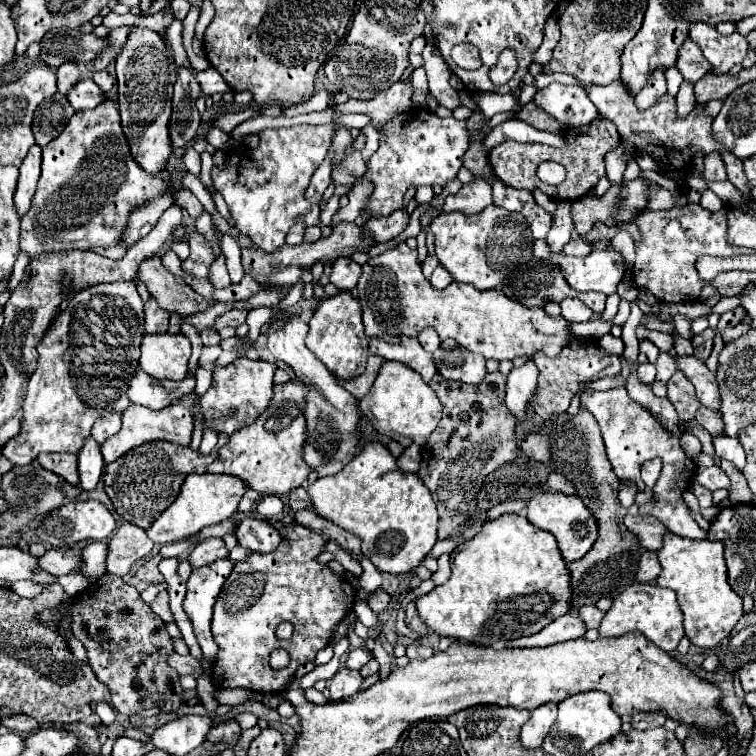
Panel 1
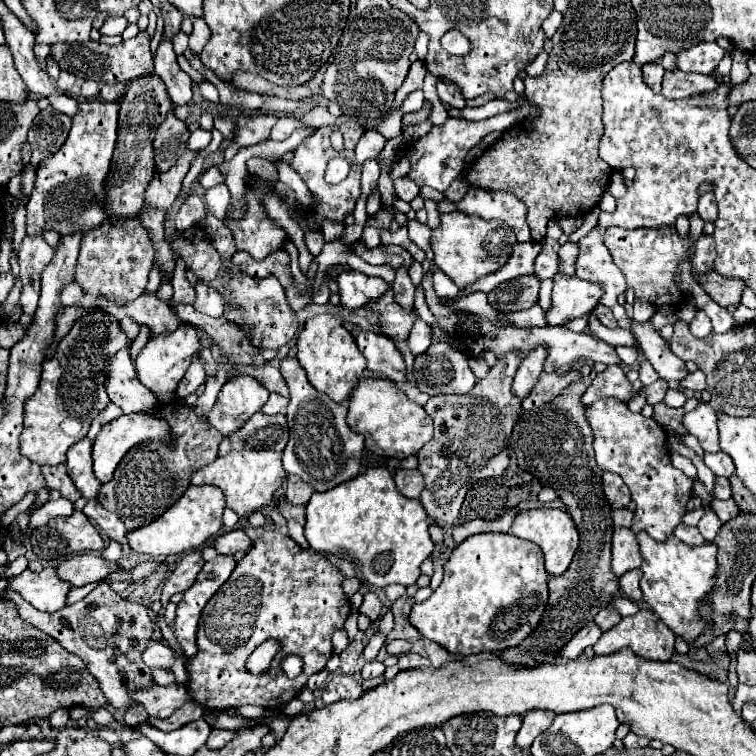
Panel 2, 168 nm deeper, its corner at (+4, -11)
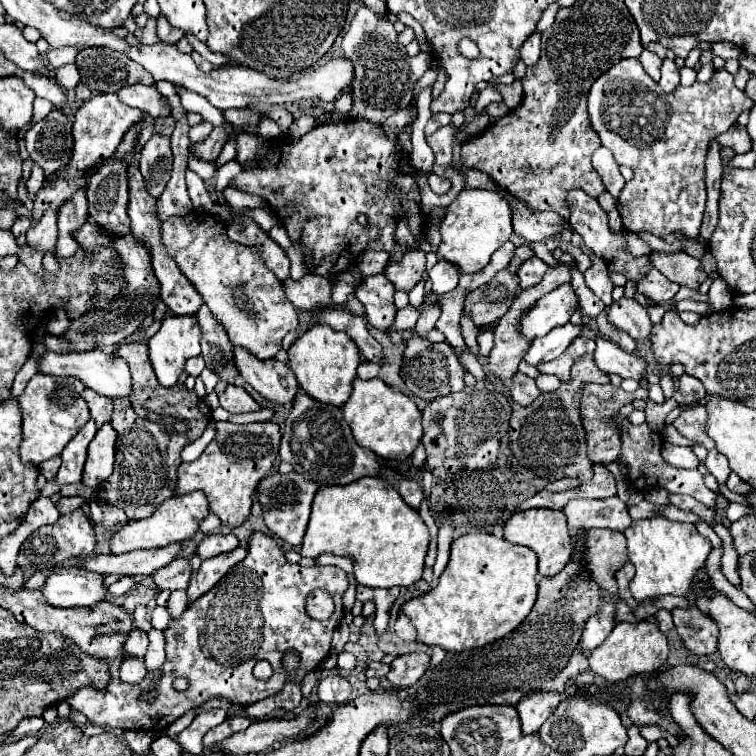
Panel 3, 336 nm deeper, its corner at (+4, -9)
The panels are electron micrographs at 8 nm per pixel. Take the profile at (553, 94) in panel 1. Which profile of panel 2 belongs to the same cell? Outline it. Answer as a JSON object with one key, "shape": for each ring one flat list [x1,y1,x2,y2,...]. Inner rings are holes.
{"shape":[[525,104,525,106,517,108,515,112,503,112,503,114,497,114,493,118,489,118,489,120,483,120,483,122,469,122,469,120,463,120,463,118,449,118,445,124,433,126,427,136,413,142,413,148,407,150,407,156,411,158,409,178,413,182,417,182,419,186,431,186,439,192,445,192,449,188,449,184,463,172,467,152,471,148,475,148,481,142,483,136,487,136,489,132,495,132,495,130,505,132,513,124,517,124,519,120,525,120,525,118,533,120,535,116,537,116,537,108,533,104]]}

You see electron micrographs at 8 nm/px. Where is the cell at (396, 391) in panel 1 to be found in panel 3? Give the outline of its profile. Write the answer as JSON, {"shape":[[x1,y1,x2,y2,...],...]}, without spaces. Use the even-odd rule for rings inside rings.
{"shape":[[379,378,353,380,353,392,343,406,343,418,351,426,357,444,369,448,383,458,405,460,413,454,419,440,423,438,421,412,417,404,409,396,383,384]]}

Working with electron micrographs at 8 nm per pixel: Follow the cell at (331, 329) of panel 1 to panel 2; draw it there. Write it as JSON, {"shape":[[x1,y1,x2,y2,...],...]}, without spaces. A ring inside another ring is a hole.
{"shape":[[331,314,311,316,307,320,305,328,297,336,297,360,303,366,311,386,325,392,335,402,343,402,353,392,365,370,365,356,359,352,351,332,343,326,339,316]]}

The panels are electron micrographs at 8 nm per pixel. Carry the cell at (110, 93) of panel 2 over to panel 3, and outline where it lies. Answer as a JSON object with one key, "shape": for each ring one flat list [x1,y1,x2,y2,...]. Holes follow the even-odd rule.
{"shape":[[135,84,135,86,127,86,123,90,117,92,119,100,127,106,139,108,141,112,153,116,153,118,163,118,169,116,169,104,161,98,161,94,157,92,157,88,149,88,143,84]]}

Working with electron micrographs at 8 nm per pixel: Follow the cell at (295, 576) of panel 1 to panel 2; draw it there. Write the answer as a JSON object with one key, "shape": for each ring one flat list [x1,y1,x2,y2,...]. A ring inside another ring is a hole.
{"shape":[[267,530,259,538,255,538,251,550,245,554,243,560,237,562,237,568,233,570,229,580,211,596,211,600,201,612,197,628,199,650,193,658,187,658,185,662,187,670,185,688,189,698,209,710,237,708,243,704,257,704,271,710,283,708,291,698,295,698,301,692,311,674,317,674,325,668,327,660,333,654,331,636,335,630,343,628,351,610,351,602,341,588,343,580,345,580,343,572,337,566,333,566,323,554,301,550,299,544,295,544,289,536,277,530],[269,638,277,640,281,644,281,650,275,654,271,662,273,666,267,674,253,676,245,670,245,660,259,644,263,644],[289,654,297,654,305,662,303,674,295,680,289,680,279,666,281,660]]}

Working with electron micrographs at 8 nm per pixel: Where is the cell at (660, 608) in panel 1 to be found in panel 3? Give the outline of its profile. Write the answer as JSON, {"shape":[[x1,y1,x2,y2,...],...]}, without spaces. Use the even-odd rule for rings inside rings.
{"shape":[[643,620,635,624,619,622,609,634,609,638,591,652,589,666,593,672,597,672,601,678,609,682,623,682,635,674,651,674,655,670,661,670,667,662,667,654,669,654,667,636,665,632,659,630,657,622,653,620]]}

